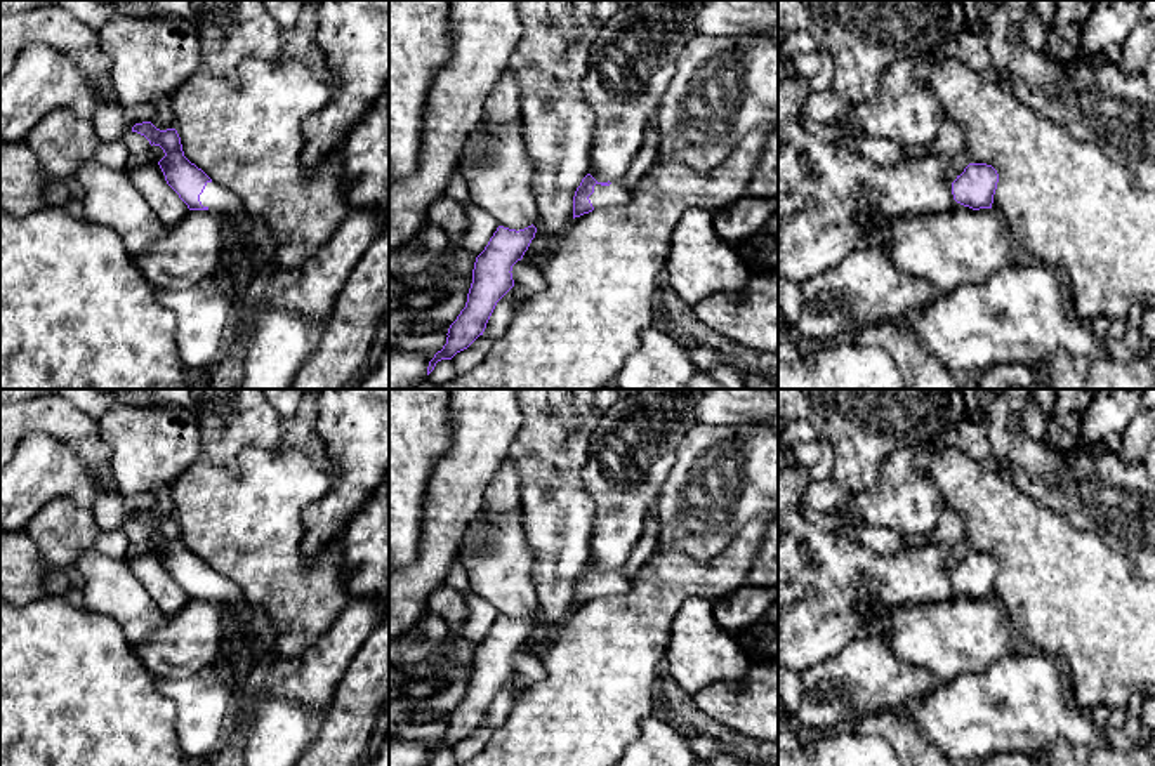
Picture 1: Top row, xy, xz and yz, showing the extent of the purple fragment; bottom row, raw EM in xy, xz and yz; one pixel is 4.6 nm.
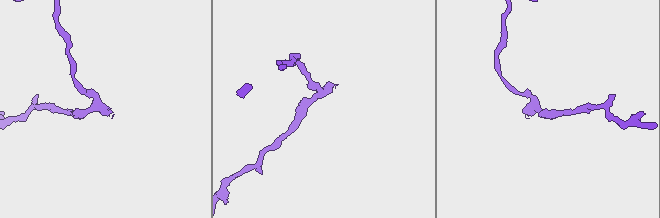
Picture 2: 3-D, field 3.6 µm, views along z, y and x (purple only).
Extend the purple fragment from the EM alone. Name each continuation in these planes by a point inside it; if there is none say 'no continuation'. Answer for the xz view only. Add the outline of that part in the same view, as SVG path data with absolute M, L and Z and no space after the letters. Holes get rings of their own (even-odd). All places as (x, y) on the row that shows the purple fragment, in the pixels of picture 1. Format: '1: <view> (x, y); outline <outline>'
1: xz (615, 193); outline M611 182L610 186L596 184L594 193L589 196L589 200L594 210L606 208L625 203L630 198L632 189L634 188L624 186L620 182Z

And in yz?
no continuation

